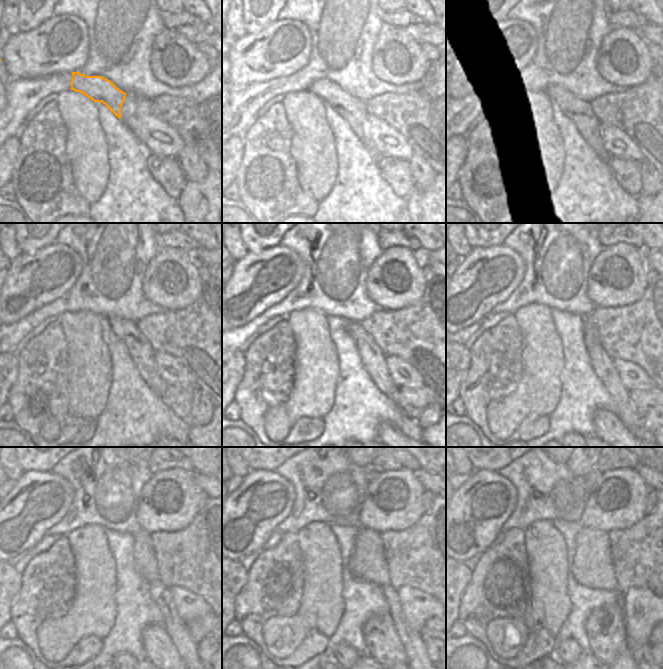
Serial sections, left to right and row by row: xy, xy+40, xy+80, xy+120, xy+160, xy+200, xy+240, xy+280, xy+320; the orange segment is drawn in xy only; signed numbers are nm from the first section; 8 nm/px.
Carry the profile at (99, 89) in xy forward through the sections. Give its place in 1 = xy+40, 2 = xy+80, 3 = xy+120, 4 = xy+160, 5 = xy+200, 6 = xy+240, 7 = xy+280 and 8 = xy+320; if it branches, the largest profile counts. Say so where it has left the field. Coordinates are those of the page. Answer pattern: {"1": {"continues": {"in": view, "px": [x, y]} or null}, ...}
{"1": {"continues": {"in": "xy+40", "px": [354, 112]}}, "2": {"continues": {"in": "xy+80", "px": [579, 111]}}, "3": {"continues": {"in": "xy+120", "px": [142, 354]}}, "4": {"continues": {"in": "xy+160", "px": [373, 359]}}, "5": {"continues": {"in": "xy+200", "px": [601, 363]}}, "6": {"continues": {"in": "xy+240", "px": [177, 630]}}, "7": {"continues": {"in": "xy+280", "px": [414, 647]}}, "8": {"continues": {"in": "xy+320", "px": [645, 650]}}}

